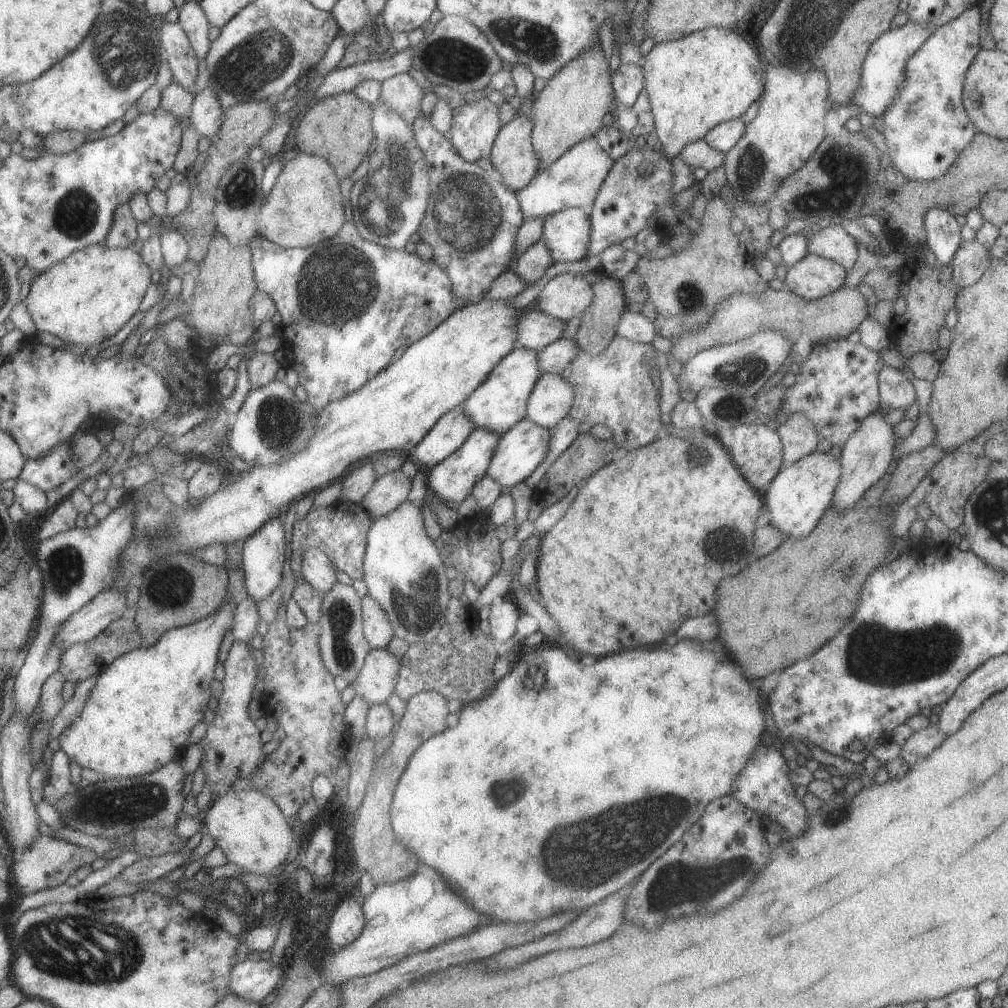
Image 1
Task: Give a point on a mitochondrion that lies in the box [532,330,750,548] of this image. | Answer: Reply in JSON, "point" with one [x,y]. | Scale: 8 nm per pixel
{"point":[700,457]}

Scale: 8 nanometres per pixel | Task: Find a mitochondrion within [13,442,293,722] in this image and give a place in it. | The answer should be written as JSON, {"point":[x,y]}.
{"point":[65,568]}

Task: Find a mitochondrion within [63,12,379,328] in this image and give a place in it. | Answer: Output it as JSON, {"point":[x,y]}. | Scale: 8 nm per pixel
{"point":[265,56]}

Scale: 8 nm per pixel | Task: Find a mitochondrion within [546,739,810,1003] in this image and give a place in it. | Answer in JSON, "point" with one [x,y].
{"point":[678,881]}

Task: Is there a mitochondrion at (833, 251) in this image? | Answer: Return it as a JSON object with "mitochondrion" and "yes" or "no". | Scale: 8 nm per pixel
{"mitochondrion":"no"}

